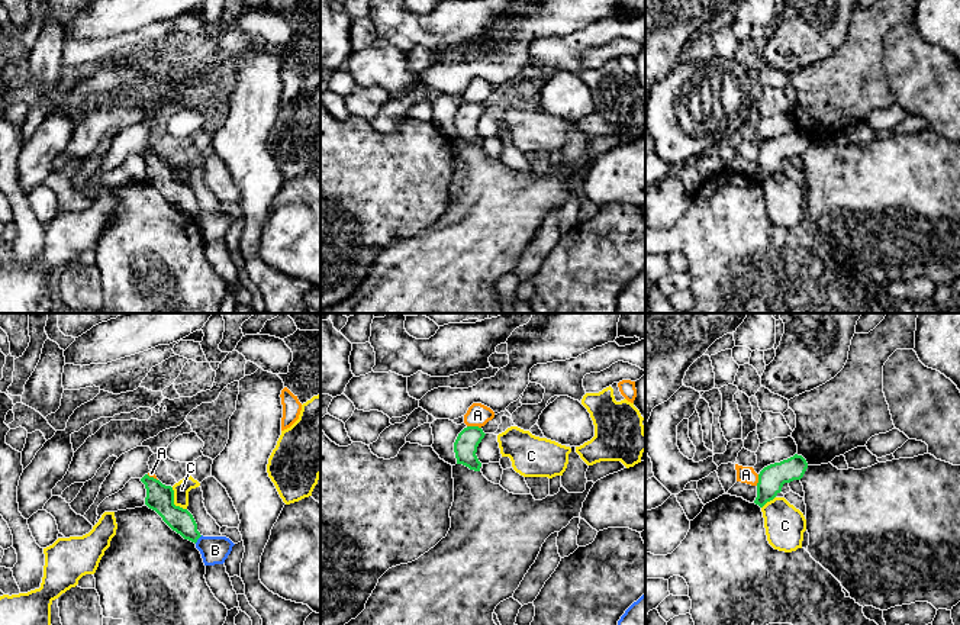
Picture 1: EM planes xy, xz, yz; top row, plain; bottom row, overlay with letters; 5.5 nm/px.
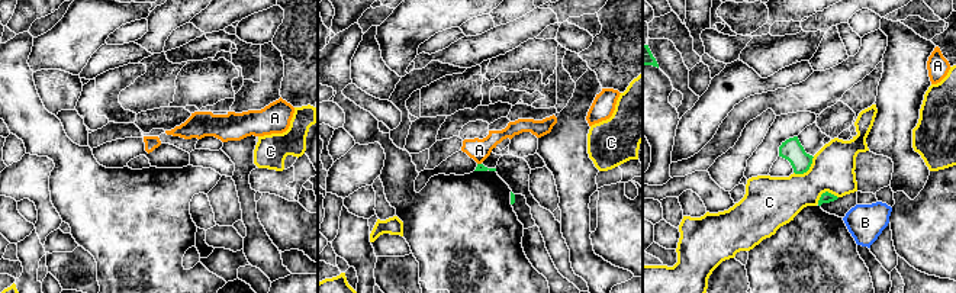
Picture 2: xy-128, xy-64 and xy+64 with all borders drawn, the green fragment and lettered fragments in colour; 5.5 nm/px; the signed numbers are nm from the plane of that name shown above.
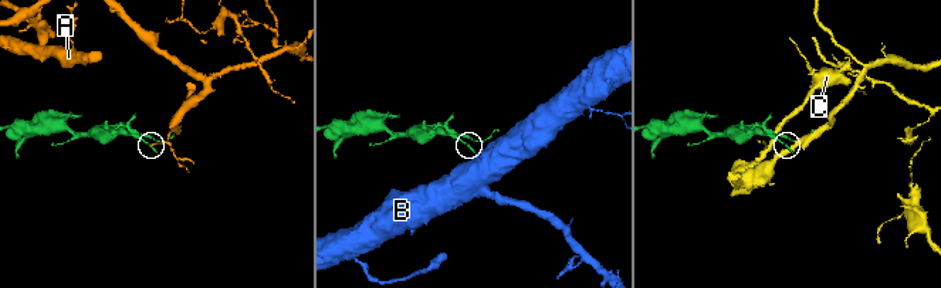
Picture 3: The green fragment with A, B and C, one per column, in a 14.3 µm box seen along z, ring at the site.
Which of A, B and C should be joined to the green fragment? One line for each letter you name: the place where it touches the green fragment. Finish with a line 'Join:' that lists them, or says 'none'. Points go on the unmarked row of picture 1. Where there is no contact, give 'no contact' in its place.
Join: none

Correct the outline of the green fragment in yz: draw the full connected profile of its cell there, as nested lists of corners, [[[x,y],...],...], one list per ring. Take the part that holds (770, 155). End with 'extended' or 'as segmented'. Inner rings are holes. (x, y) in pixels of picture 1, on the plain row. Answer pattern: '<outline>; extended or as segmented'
[[[798,129],[764,142],[758,149],[757,173],[754,178],[763,183],[782,167],[785,158],[800,155],[806,144],[806,135]]]; as segmented

